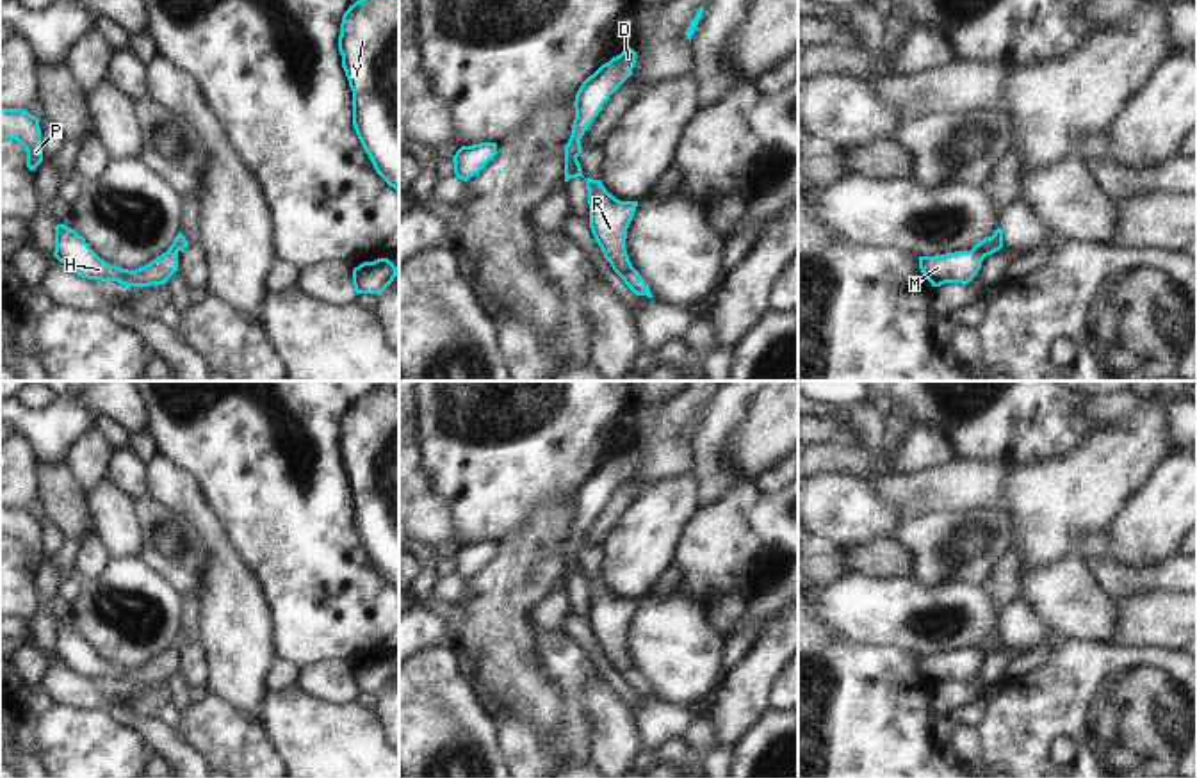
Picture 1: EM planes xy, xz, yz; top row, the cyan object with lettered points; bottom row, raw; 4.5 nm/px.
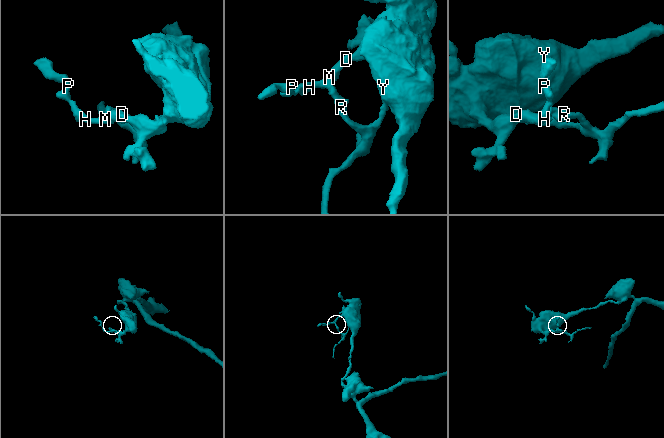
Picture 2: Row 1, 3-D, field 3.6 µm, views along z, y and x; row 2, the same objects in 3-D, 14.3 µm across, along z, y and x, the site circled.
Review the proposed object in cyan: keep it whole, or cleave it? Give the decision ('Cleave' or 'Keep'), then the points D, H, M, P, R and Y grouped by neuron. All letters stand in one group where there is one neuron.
Cleave. Groups: D H M P Y / R.

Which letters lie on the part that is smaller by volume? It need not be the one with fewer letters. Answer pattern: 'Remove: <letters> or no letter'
Remove: R.

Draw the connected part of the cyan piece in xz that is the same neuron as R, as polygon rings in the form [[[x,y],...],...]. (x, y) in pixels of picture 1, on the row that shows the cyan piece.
[[[584,180],[588,189],[590,228],[604,258],[636,296],[654,297],[645,280],[632,267],[625,249],[627,228],[634,217],[638,201],[620,201],[606,190],[600,180]]]

